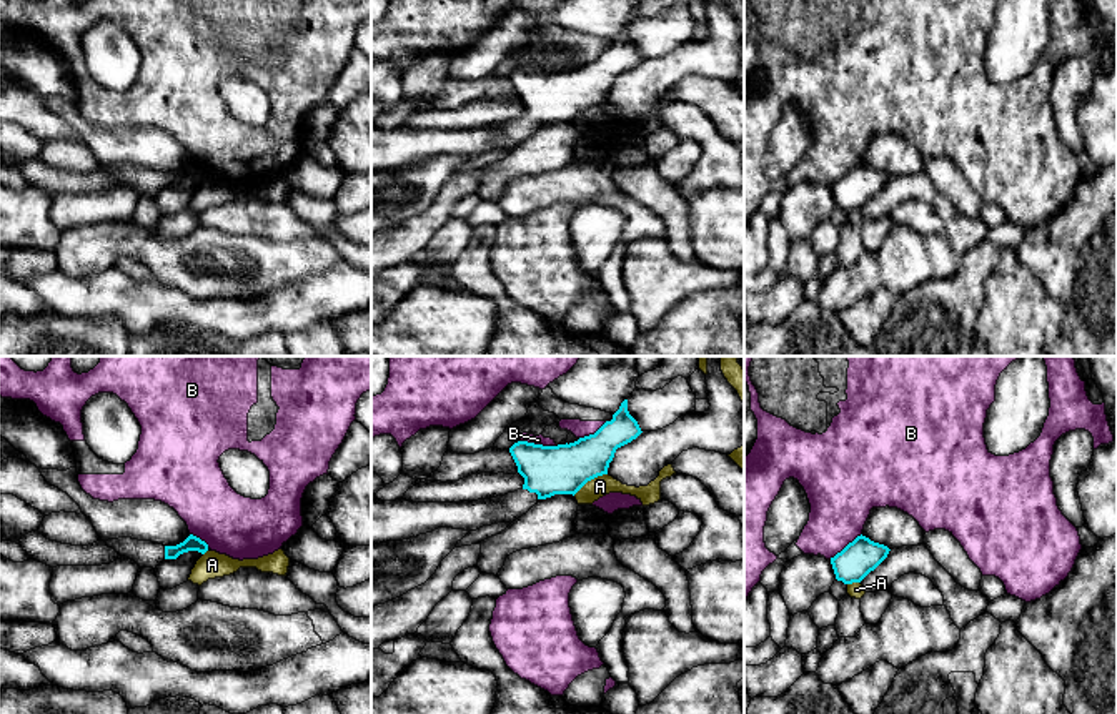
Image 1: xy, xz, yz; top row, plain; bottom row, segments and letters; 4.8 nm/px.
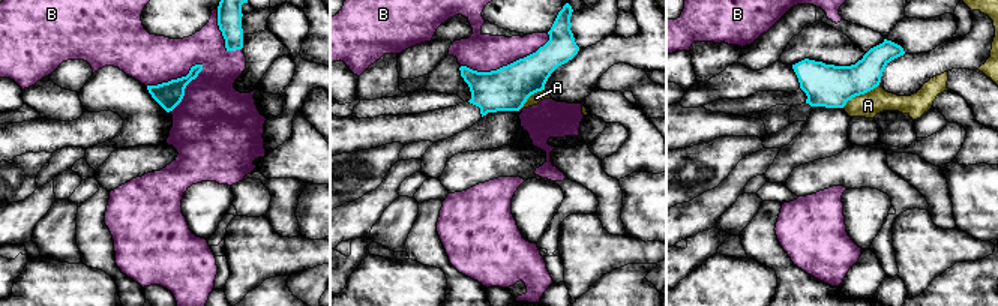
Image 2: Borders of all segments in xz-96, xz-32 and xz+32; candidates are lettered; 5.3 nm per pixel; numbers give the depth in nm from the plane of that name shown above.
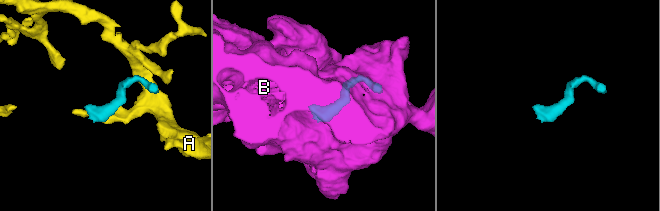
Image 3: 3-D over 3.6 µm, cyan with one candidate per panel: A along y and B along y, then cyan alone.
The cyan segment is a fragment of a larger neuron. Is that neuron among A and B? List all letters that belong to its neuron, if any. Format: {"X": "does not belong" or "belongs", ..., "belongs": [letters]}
{"A": "does not belong", "B": "does not belong", "belongs": []}

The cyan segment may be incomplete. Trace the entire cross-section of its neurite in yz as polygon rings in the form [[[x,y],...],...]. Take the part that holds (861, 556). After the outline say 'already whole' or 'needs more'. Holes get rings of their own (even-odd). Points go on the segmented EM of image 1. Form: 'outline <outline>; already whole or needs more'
outline [[[857,536],[841,553],[831,558],[831,564],[837,581],[844,584],[861,583],[874,571],[889,554],[889,548]]]; already whole

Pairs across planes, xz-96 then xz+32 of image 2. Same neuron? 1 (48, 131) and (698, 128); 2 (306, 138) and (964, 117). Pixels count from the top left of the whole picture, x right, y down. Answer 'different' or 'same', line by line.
1: same
2: same

